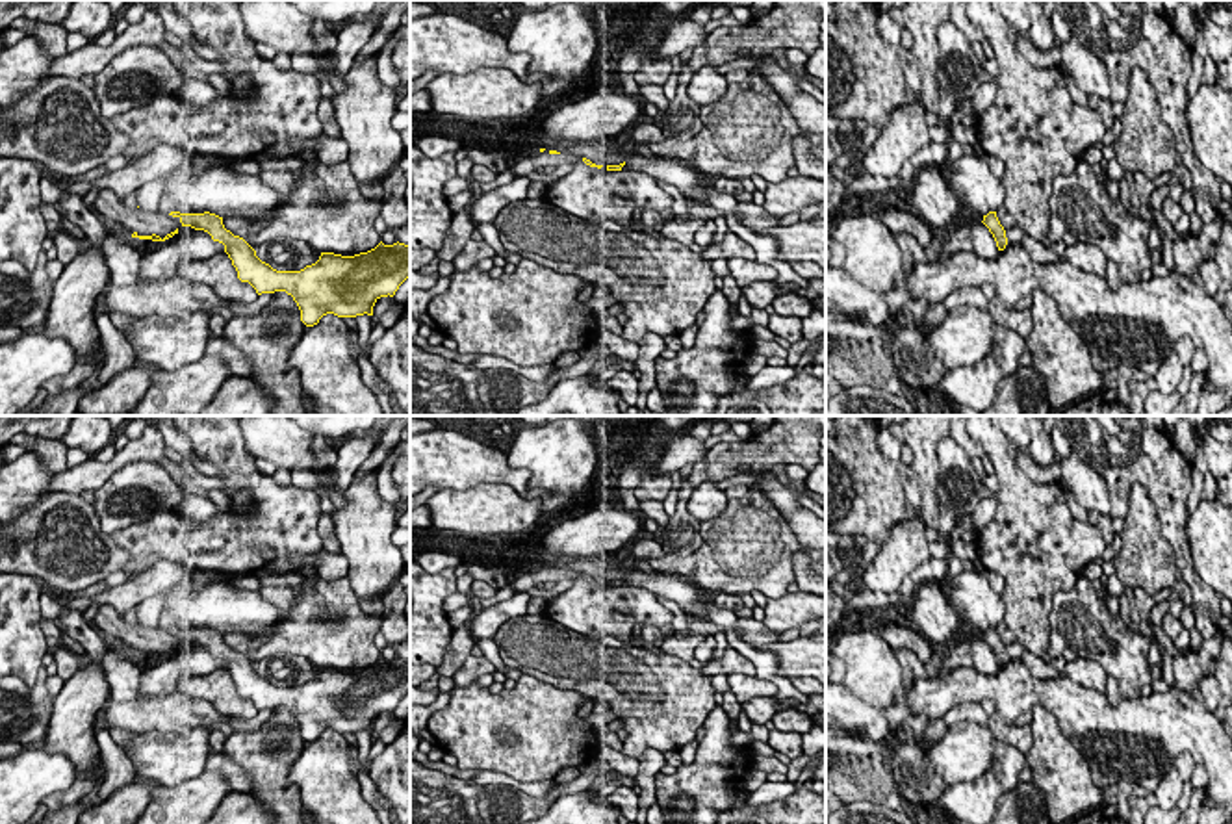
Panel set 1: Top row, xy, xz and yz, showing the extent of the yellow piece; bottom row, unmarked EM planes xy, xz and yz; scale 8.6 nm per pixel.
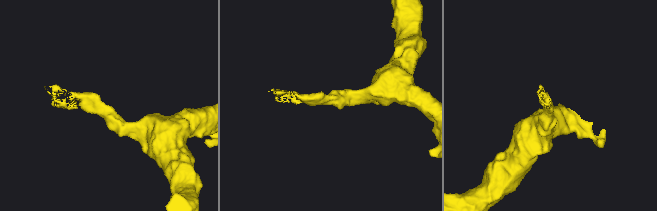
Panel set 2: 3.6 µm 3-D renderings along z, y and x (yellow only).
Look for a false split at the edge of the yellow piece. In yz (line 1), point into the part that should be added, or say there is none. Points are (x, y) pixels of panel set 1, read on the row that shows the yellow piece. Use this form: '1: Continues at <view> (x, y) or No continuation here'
1: No continuation here

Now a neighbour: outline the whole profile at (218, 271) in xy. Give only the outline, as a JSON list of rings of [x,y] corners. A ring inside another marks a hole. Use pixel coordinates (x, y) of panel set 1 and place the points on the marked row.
[[[217,252],[208,260],[191,260],[178,267],[178,277],[191,282],[204,282],[225,301],[254,303],[256,290],[237,278],[237,271],[226,252]]]

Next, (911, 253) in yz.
[[[898,234],[896,243],[900,245],[904,264],[928,264],[924,249],[911,234]]]

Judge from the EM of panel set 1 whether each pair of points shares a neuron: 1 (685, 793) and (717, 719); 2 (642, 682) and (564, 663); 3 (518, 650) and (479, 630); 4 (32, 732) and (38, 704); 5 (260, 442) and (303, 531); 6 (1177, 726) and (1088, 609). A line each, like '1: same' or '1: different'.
1: same
2: same
3: different
4: same
5: different
6: different

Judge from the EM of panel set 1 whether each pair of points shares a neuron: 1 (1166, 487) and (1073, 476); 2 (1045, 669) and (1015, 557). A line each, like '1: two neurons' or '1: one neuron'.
1: two neurons
2: two neurons

